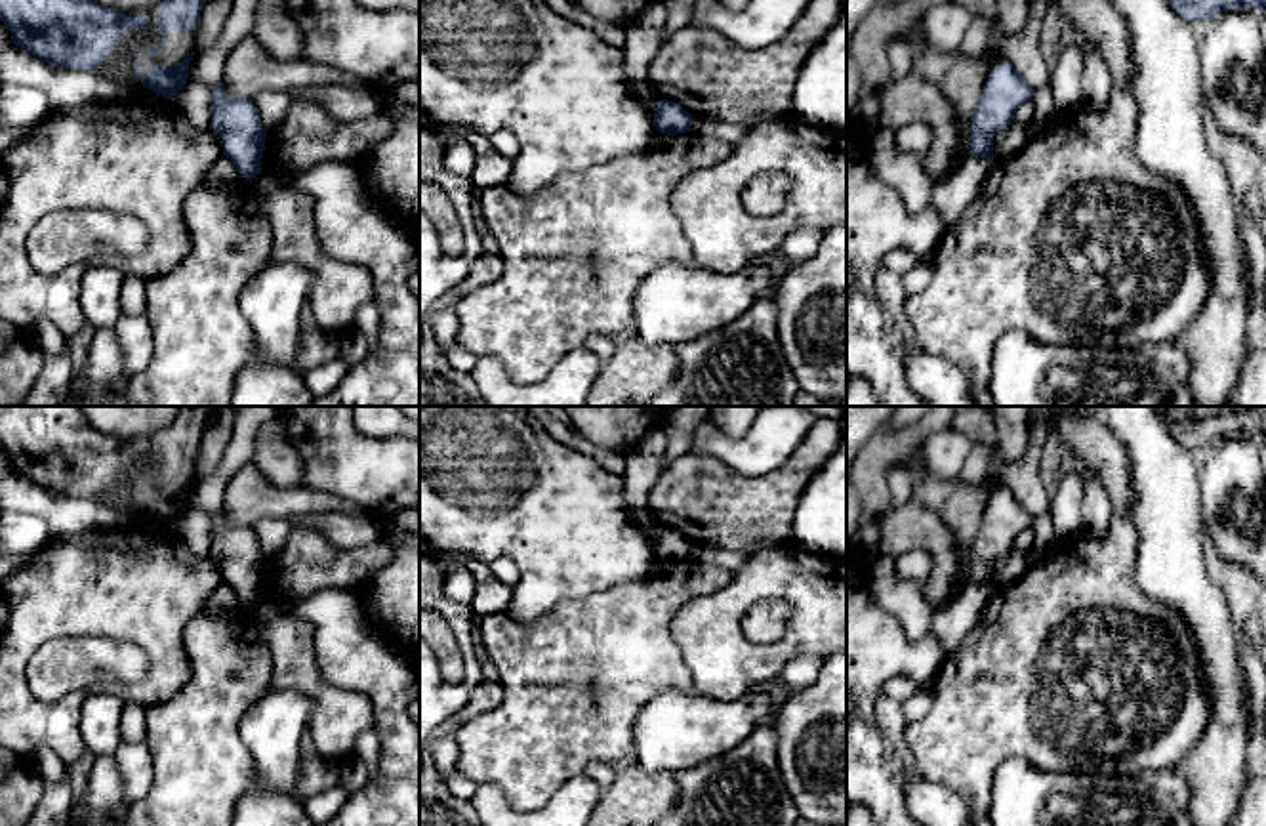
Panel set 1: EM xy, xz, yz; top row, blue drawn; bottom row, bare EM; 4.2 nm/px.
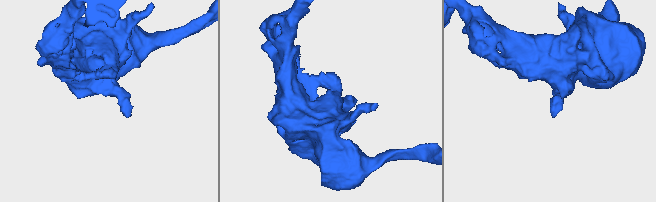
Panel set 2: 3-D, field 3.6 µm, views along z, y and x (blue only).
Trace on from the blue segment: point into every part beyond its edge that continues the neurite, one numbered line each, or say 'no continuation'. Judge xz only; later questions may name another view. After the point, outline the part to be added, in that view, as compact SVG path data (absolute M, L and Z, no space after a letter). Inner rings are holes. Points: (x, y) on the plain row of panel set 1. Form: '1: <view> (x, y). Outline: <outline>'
no continuation

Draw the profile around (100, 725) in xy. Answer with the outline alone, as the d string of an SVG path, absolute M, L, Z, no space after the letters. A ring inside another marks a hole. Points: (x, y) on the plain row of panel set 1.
M90 691L82 704L82 746L95 757L114 754L122 744L120 713L124 700L111 692Z

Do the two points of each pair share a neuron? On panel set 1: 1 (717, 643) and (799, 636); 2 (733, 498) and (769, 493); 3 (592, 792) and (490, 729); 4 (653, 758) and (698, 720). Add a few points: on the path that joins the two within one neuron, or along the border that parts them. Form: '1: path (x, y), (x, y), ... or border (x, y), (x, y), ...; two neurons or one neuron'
1: path (738, 655), (778, 653); one neuron
2: path (742, 498), (759, 498); one neuron
3: border (582, 773), (569, 779), (544, 805); two neurons
4: path (664, 746), (681, 729), (687, 729); one neuron

